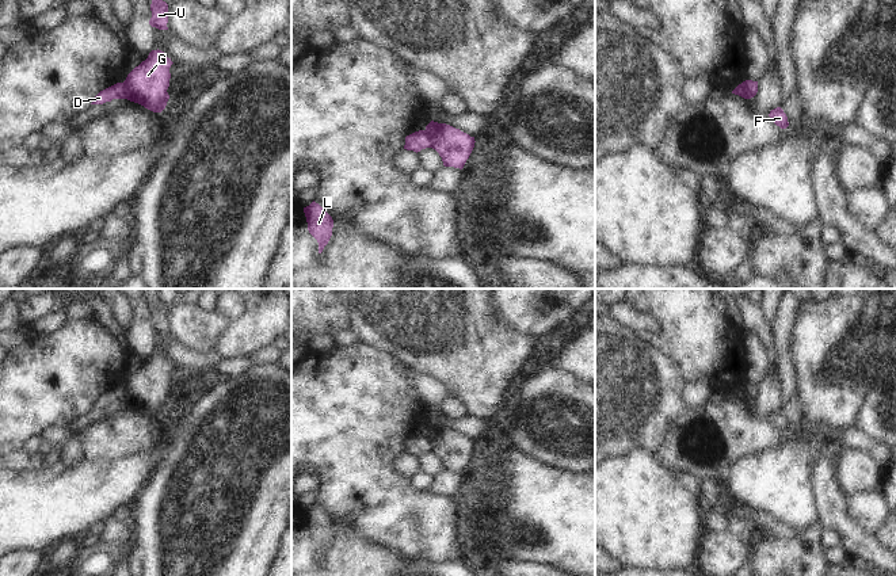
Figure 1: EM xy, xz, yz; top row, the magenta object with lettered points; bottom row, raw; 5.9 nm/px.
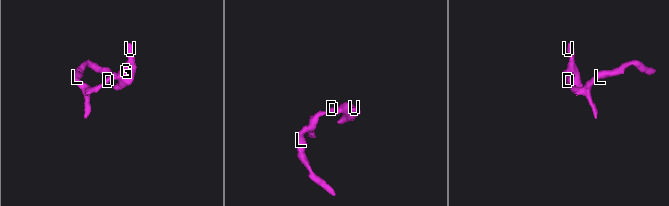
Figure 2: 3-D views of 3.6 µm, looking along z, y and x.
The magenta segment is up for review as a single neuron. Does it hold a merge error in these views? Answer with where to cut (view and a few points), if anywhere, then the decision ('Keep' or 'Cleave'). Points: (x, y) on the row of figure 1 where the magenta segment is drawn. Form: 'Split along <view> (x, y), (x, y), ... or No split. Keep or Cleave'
Split along yz (748, 80), (747, 95), (750, 98). Cleave.

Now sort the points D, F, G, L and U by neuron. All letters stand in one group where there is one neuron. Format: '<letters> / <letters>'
D L / F G U

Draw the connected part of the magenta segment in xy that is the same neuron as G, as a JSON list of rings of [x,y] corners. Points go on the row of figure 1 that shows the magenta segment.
[[[152,50],[125,80],[125,99],[138,103],[153,112],[161,112],[169,95],[169,68],[174,62],[161,50]]]

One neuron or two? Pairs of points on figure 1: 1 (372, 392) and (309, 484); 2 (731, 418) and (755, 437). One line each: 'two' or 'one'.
1: two
2: one

